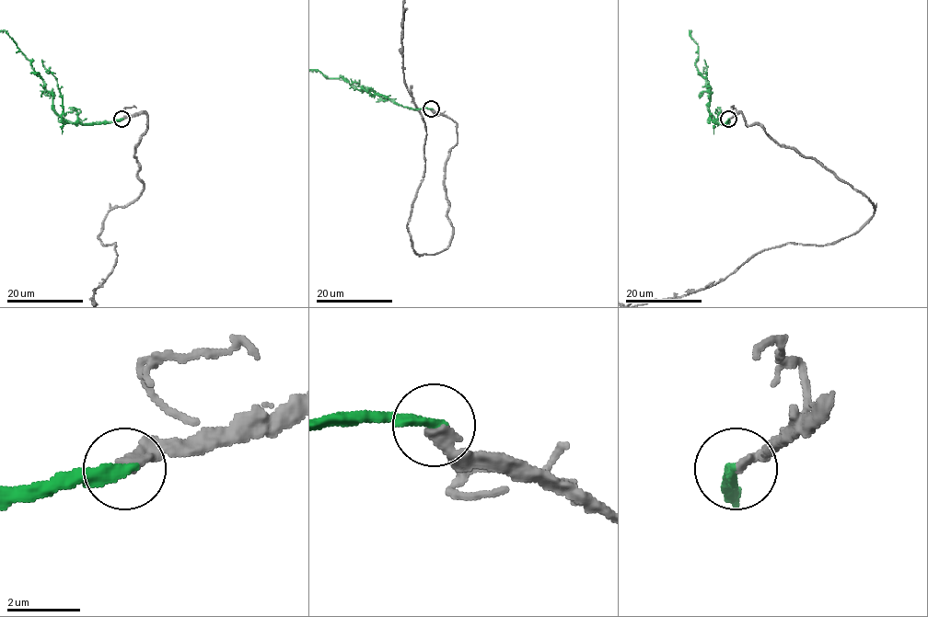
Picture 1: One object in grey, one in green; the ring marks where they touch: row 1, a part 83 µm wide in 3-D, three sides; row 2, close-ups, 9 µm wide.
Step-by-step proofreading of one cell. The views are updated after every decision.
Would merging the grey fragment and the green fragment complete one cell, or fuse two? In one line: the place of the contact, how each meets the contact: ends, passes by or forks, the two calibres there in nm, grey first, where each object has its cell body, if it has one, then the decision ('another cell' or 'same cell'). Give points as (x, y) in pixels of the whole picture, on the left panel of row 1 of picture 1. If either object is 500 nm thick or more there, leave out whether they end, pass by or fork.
(121, 119) | grey ends | green ends | 340/320 nm | grey none | green none | same cell

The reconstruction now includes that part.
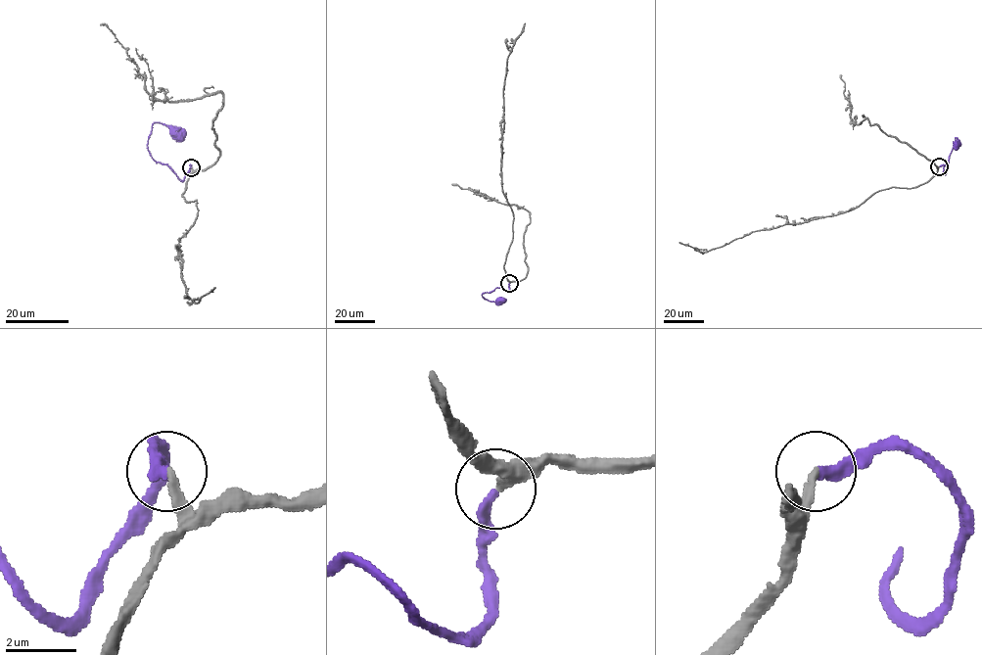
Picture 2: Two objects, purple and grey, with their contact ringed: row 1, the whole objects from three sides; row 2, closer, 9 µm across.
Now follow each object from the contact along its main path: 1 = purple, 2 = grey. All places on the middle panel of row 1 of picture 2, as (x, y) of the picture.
1: (509, 283), (509, 290), (501, 287), (482, 294), (487, 300), (500, 301)
2: (510, 283), (503, 267), (513, 240), (514, 214), (501, 184), (503, 86), (508, 57), (525, 23)

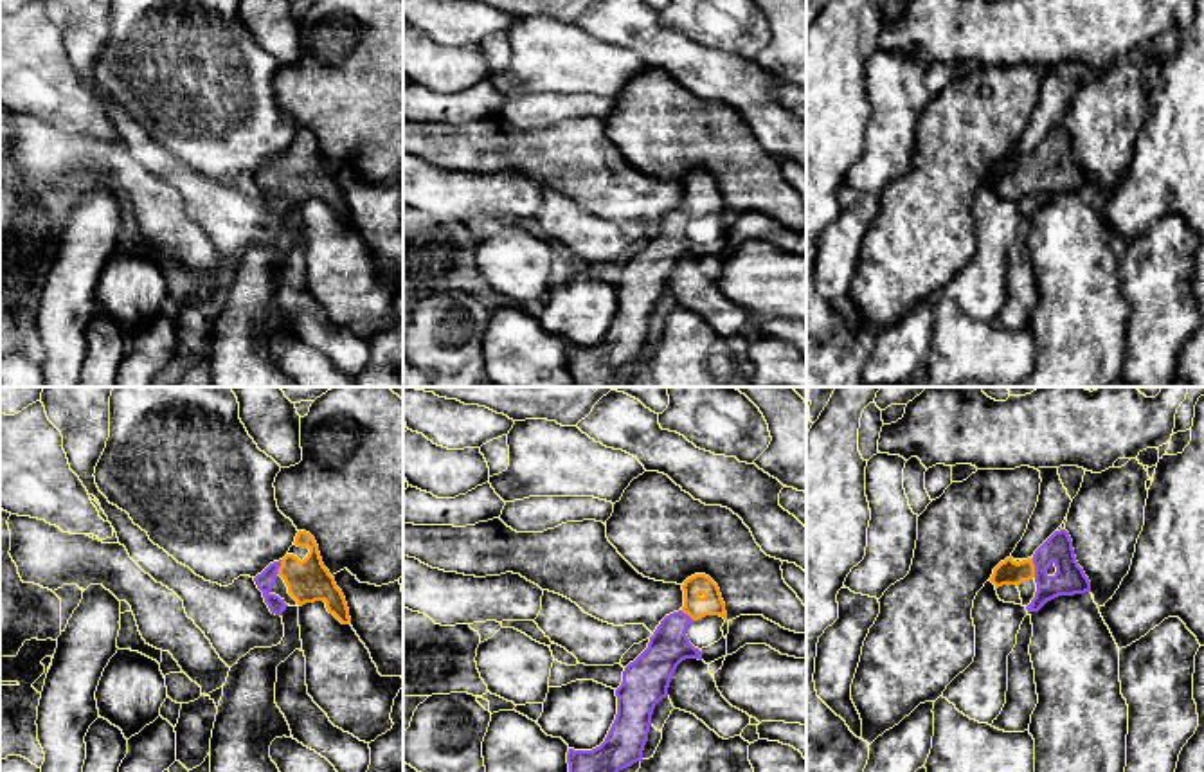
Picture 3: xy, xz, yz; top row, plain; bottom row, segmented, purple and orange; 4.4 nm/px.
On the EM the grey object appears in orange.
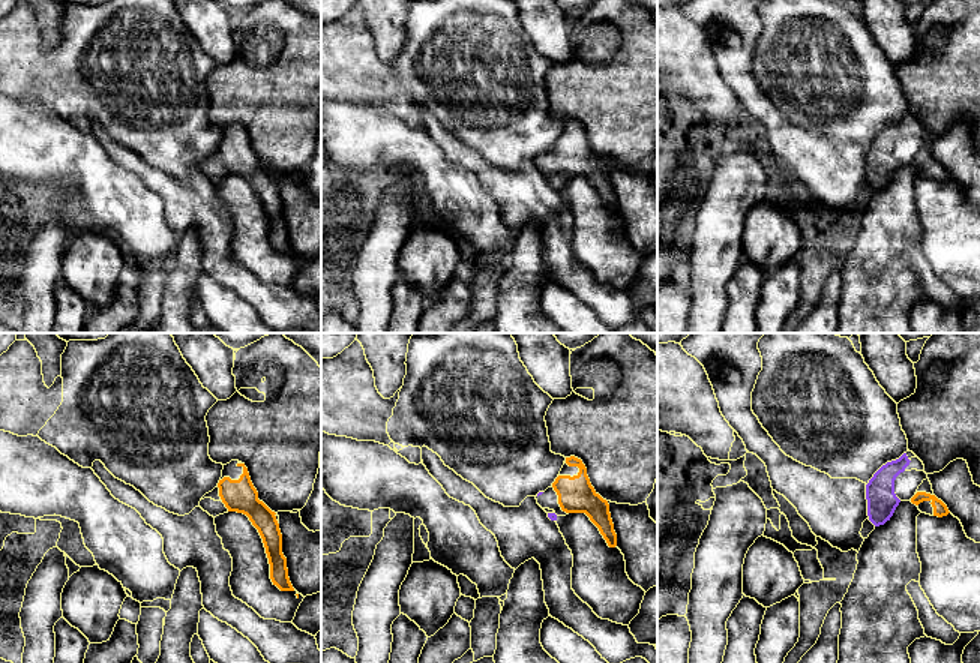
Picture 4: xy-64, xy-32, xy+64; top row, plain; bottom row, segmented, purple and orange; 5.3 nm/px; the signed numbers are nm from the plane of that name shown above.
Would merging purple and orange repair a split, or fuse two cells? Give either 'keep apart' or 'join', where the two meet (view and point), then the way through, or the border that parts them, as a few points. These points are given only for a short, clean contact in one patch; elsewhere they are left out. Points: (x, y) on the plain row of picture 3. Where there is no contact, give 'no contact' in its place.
join | yz (1035, 164) | across yz (1069, 175), (1048, 177), (1035, 164), (1006, 170)

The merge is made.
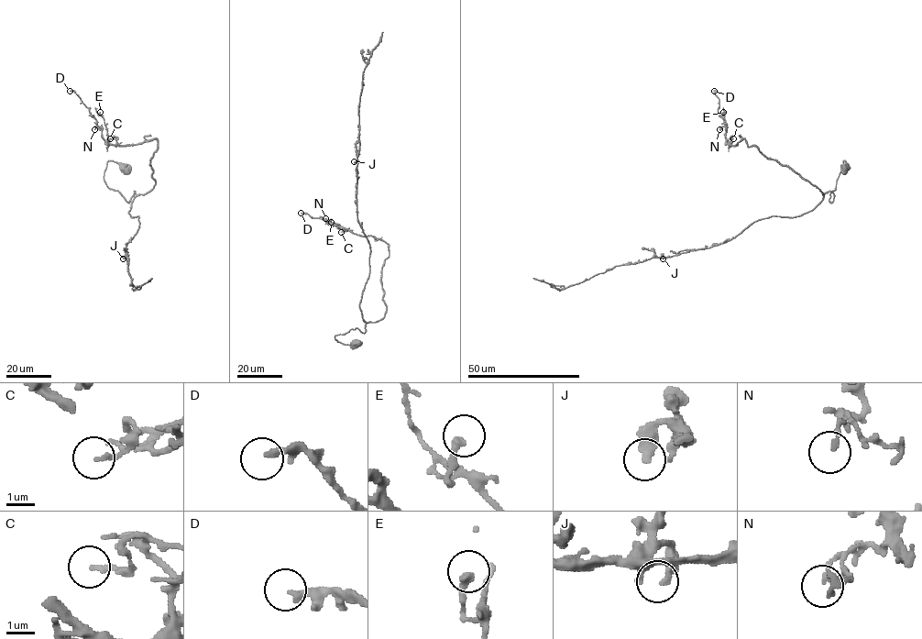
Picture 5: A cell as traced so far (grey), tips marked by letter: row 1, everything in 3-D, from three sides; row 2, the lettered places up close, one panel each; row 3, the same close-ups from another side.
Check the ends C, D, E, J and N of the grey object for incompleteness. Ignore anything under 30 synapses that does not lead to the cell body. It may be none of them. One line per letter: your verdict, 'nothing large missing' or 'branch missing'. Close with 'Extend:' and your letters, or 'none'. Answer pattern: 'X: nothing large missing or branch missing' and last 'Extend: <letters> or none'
C: nothing large missing
D: nothing large missing
E: nothing large missing
J: nothing large missing
N: nothing large missing
Extend: none

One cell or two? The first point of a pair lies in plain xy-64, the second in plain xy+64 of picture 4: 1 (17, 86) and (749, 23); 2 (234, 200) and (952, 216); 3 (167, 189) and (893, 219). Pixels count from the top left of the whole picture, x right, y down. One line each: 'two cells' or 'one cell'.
1: two cells
2: one cell
3: two cells

